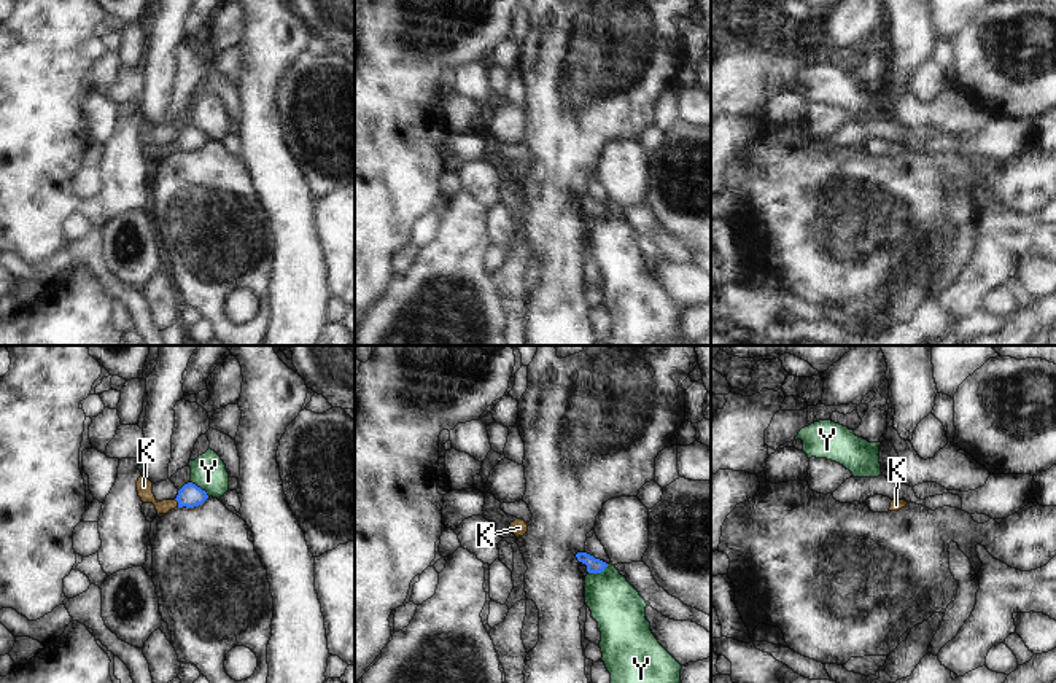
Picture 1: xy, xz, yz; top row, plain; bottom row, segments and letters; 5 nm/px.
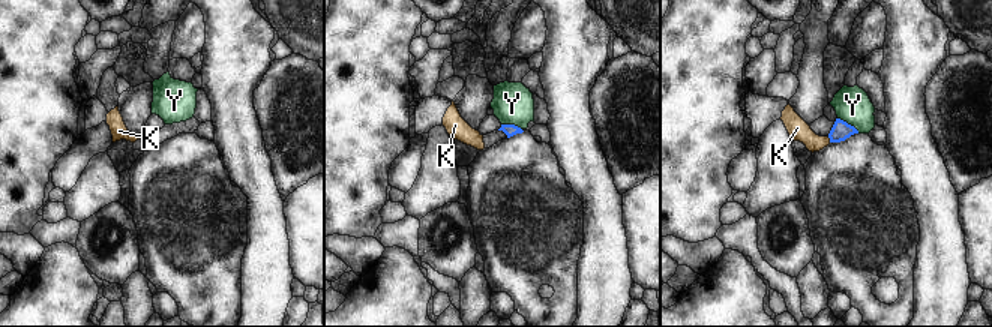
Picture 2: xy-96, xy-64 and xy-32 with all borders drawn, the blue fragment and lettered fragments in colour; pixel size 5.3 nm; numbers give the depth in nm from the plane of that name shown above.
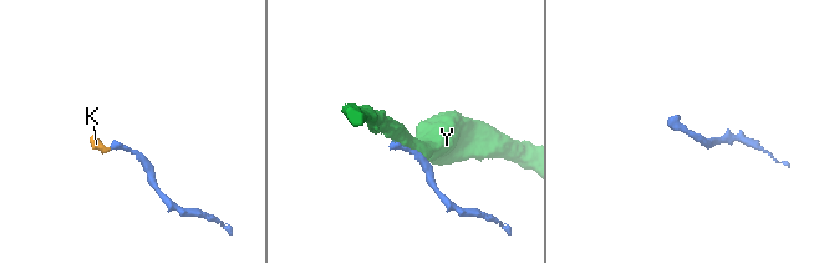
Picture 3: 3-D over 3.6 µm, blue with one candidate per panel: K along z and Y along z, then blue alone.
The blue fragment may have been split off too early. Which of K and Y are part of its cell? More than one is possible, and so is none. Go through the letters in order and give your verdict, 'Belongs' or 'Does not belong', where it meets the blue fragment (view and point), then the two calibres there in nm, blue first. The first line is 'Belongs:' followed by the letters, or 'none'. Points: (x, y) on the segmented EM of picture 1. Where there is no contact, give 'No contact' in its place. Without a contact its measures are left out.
Belongs: K
K: Belongs. Touches blue at xy (178, 503). Thickness 120 nm (blue) against 80 nm
Y: Does not belong. Touches blue at xz (598, 572). Thickness 80 nm (blue) against 260 nm

